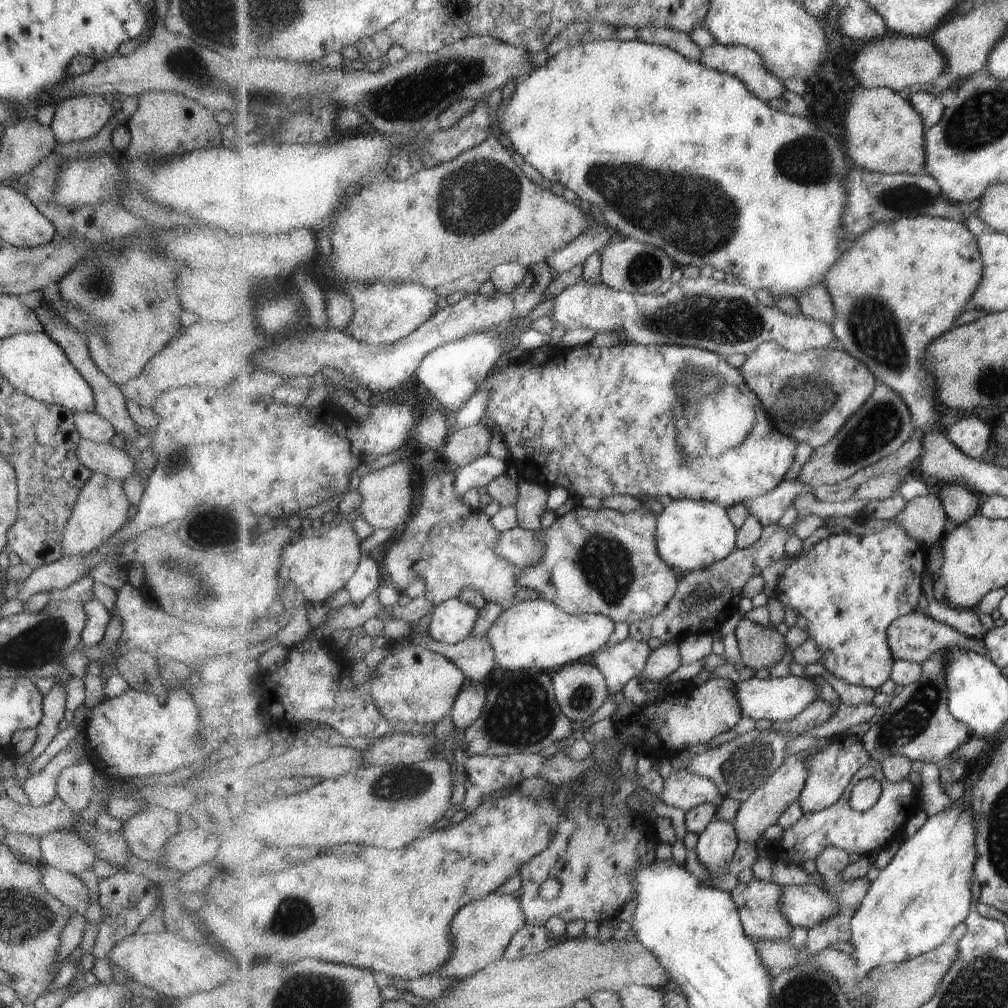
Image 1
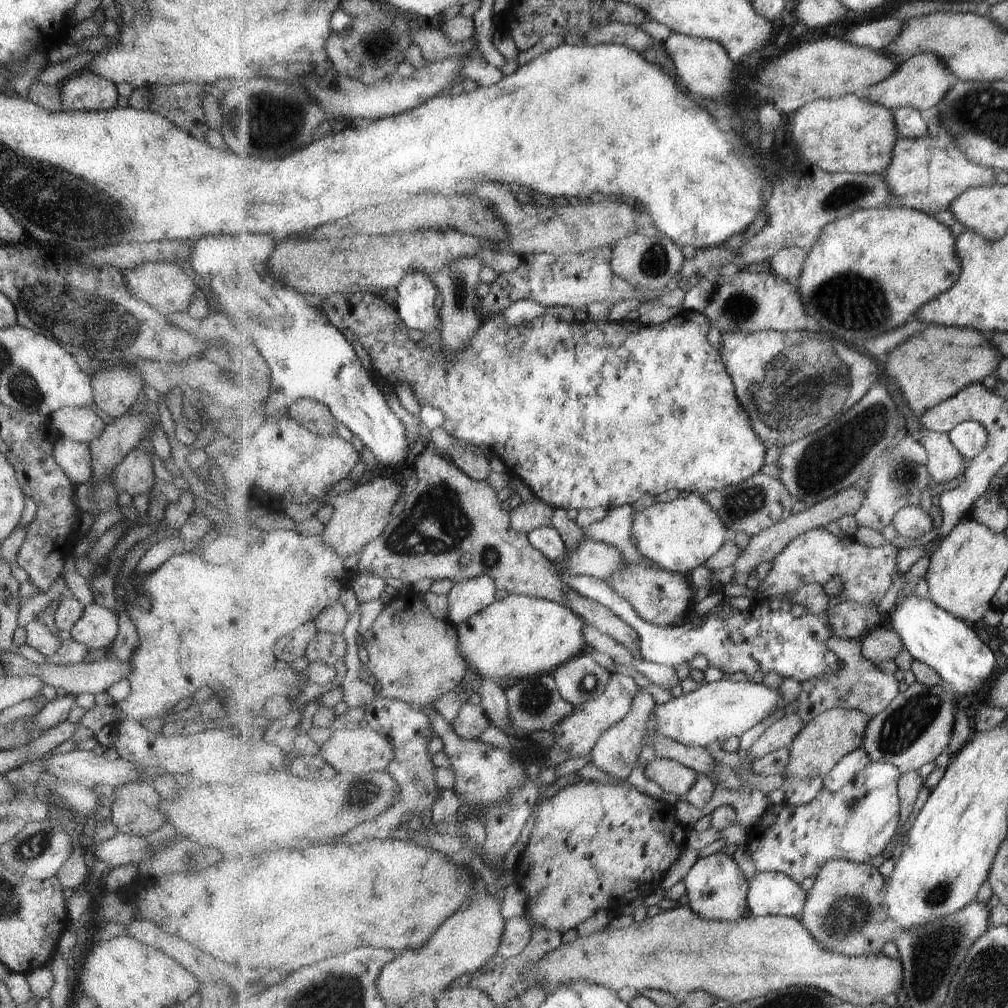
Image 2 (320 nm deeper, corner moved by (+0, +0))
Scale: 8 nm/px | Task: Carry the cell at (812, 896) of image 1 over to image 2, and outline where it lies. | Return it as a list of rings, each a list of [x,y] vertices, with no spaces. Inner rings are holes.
[[[770,871],[757,874],[749,882],[748,911],[755,917],[794,917],[804,912],[808,892],[791,876]]]

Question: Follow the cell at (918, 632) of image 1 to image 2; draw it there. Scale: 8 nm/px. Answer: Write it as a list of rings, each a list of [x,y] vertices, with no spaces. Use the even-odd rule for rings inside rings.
[[[879,625],[866,635],[862,641],[862,654],[869,662],[894,660],[899,652],[906,650],[902,637],[894,630]]]

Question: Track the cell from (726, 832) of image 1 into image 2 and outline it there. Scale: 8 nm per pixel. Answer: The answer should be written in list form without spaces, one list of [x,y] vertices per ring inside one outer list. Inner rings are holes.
[[[725,852],[711,854],[699,859],[684,878],[688,905],[705,920],[741,922],[749,913],[748,893],[750,882],[733,857]]]

